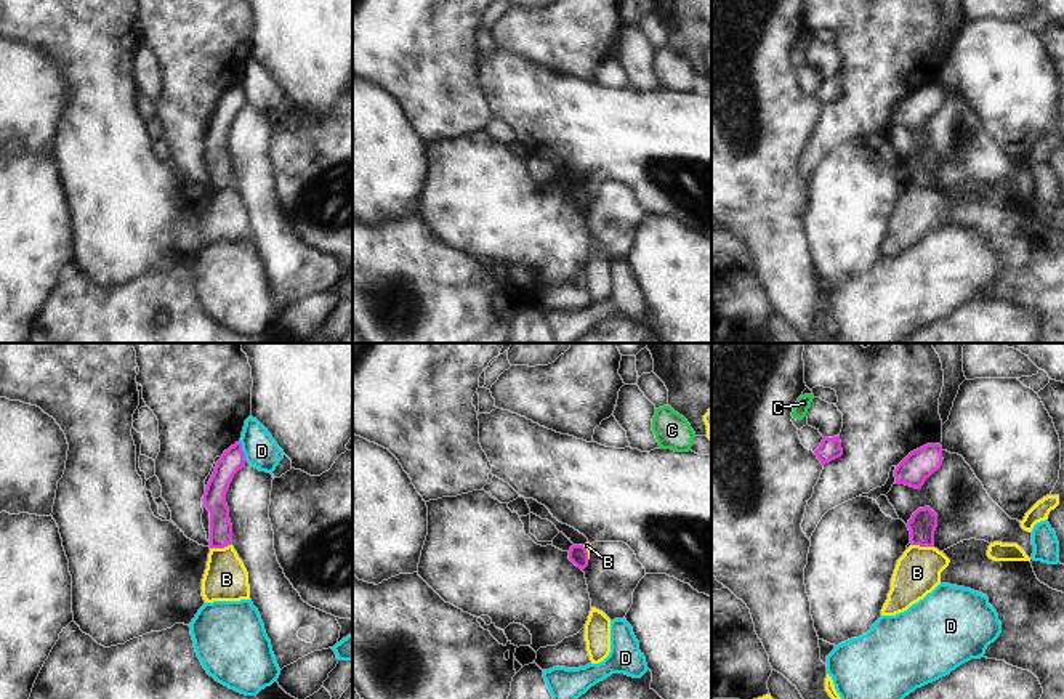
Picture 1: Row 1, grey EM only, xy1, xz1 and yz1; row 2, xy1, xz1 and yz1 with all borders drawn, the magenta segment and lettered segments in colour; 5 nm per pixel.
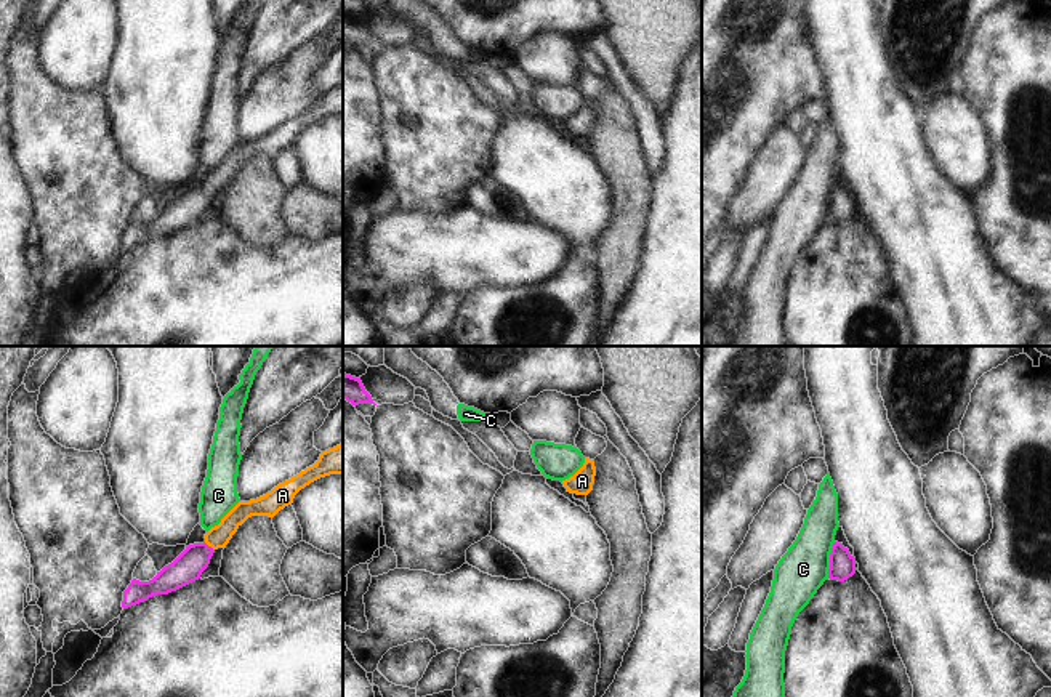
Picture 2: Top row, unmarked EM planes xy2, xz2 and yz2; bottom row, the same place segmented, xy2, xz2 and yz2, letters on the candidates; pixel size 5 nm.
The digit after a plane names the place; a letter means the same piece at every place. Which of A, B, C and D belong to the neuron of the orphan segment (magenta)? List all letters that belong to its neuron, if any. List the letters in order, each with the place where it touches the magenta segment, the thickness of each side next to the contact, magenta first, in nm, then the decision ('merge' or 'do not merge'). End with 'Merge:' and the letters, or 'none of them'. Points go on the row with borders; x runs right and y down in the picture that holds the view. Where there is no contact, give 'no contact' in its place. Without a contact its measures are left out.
A: xy2 (207, 545) | 150/110 nm | merge
B: xy1 (220, 547) | 110/220 nm | do not merge
C: yz2 (830, 560) | 130/240 nm | do not merge
D: xy1 (242, 452) | 120/170 nm | do not merge
Merge: A

